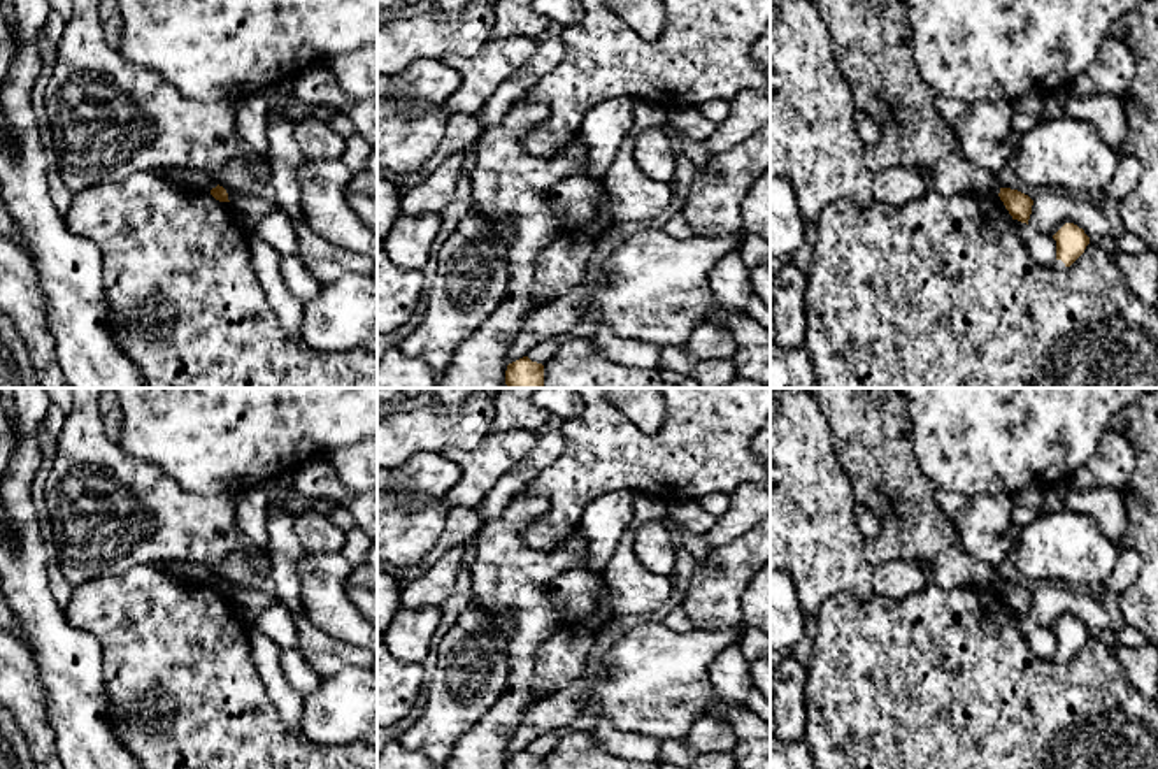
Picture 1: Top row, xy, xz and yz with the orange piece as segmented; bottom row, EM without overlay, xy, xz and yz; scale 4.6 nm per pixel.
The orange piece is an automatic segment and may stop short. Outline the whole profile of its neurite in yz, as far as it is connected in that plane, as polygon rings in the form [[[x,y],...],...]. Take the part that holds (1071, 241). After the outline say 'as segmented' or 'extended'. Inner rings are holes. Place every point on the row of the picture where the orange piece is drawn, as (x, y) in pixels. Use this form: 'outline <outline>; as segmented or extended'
outline [[[1065,223],[1054,235],[1056,260],[1062,260],[1065,267],[1070,267],[1090,244],[1090,237],[1074,223]]]; as segmented

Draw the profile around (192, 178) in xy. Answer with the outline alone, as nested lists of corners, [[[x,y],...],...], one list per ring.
[[[168,169],[163,172],[163,176],[168,181],[189,190],[211,191],[218,186],[209,172],[198,169]]]

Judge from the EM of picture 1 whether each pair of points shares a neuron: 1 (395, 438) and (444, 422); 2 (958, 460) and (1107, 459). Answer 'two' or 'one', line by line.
1: one
2: two

